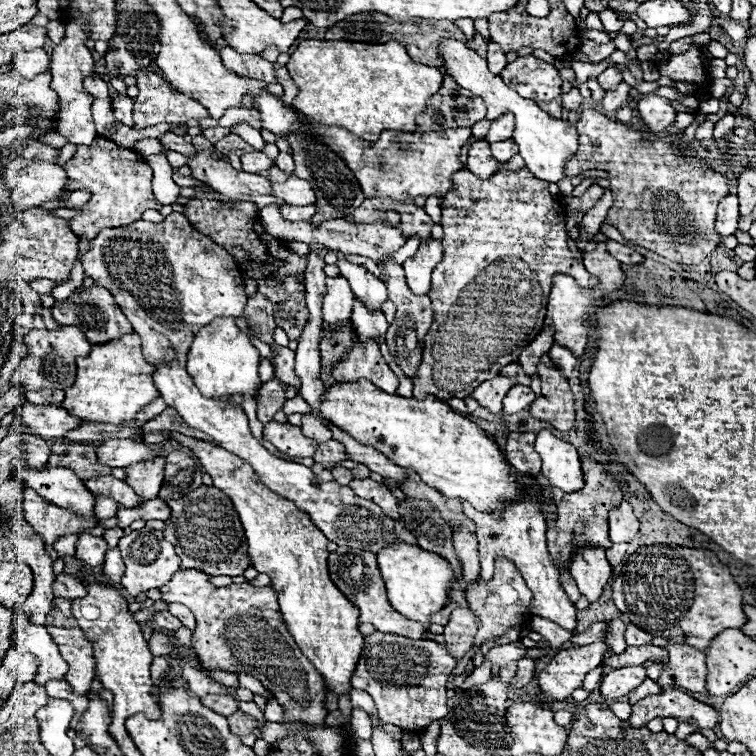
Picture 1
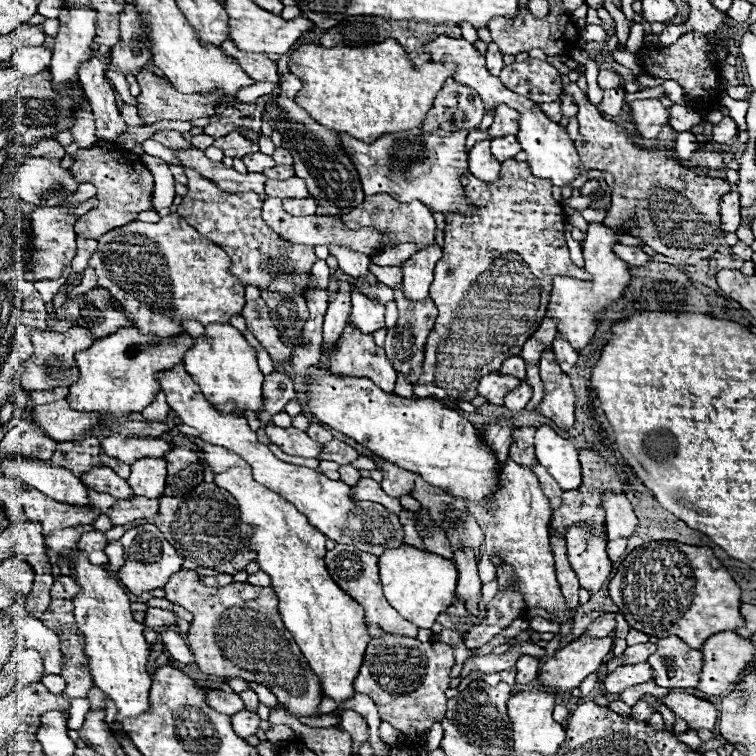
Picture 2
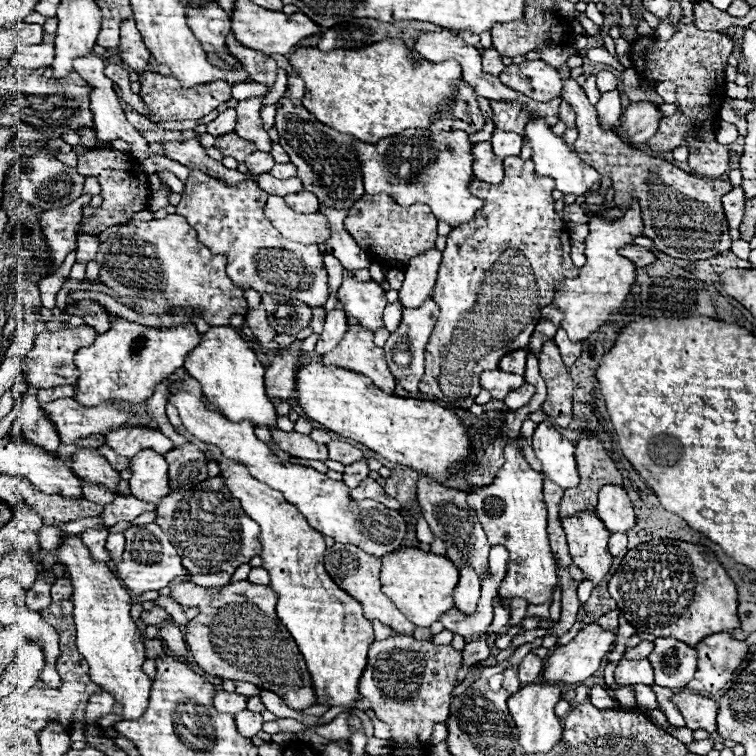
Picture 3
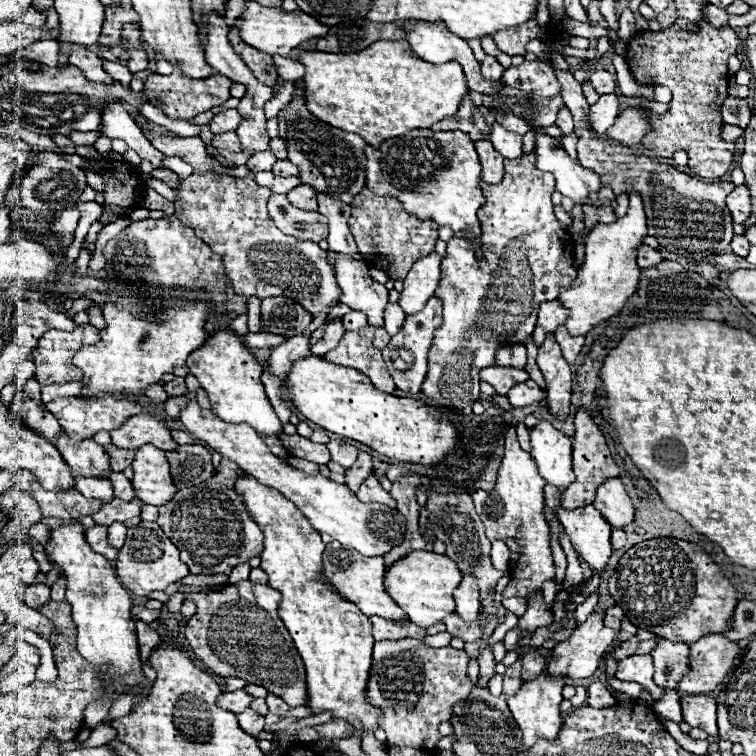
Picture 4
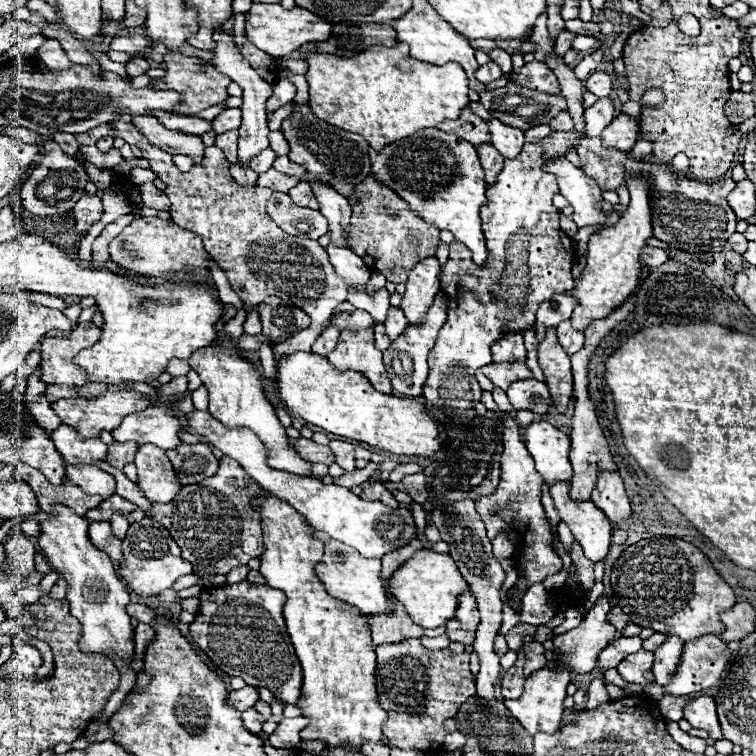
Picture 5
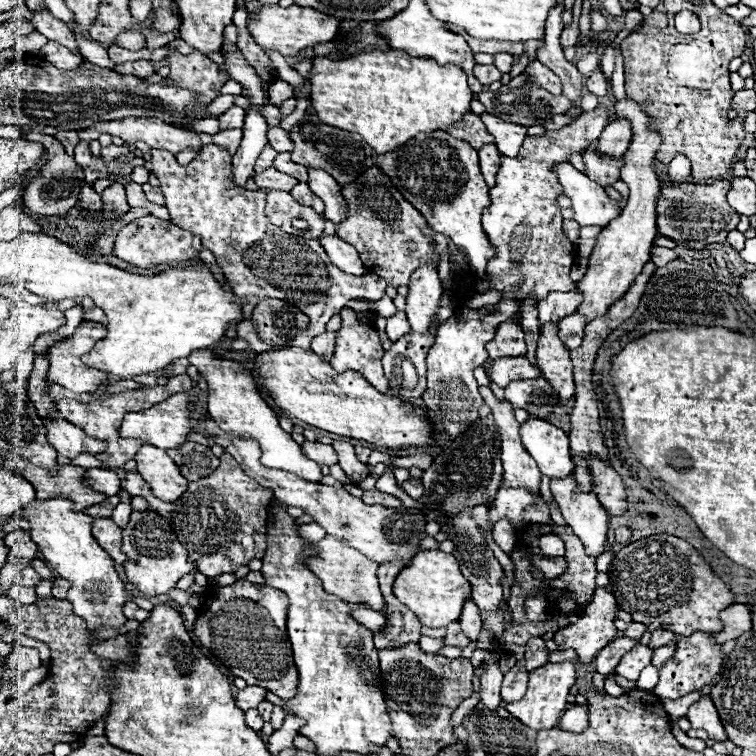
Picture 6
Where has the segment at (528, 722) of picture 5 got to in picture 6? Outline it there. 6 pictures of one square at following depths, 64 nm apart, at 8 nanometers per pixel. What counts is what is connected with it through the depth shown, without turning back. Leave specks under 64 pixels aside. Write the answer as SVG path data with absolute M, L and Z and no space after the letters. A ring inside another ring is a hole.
M560 662L560 664L546 664L542 668L536 668L530 672L530 680L528 680L528 690L524 694L522 700L518 702L508 702L506 710L516 716L522 724L526 724L532 730L550 730L556 728L560 722L560 716L564 714L568 702L568 694L570 688L576 680L576 670L572 662Z

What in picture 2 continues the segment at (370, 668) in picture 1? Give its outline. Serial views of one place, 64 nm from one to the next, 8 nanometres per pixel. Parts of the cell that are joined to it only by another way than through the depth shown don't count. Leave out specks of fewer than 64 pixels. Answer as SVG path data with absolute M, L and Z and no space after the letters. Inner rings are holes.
M384 634L370 640L354 688L376 702L382 722L390 722L402 736L410 738L408 742L416 744L434 722L444 720L444 692L448 690L452 666L454 650L444 642L420 642L408 636Z

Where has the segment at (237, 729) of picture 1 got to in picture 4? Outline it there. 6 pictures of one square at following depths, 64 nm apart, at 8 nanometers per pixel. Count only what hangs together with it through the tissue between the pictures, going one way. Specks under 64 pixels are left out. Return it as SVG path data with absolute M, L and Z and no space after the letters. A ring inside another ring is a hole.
M246 708L244 712L238 714L238 724L240 724L240 728L242 728L246 734L256 736L256 734L262 732L262 728L264 728L264 716L256 714L252 708Z

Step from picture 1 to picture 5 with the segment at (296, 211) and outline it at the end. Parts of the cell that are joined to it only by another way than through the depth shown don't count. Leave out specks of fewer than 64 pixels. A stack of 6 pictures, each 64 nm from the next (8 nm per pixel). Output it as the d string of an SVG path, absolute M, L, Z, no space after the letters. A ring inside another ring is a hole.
M300 182L296 184L294 188L290 188L290 198L294 204L300 204L302 208L320 208L320 204L316 202L314 194L312 194L312 188L310 188L310 182Z

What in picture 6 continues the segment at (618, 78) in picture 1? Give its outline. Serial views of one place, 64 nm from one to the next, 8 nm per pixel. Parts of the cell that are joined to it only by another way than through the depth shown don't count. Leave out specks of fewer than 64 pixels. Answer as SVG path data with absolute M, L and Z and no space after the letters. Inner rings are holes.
M594 72L586 80L586 88L596 96L606 96L610 92L610 78L606 78L602 72Z

